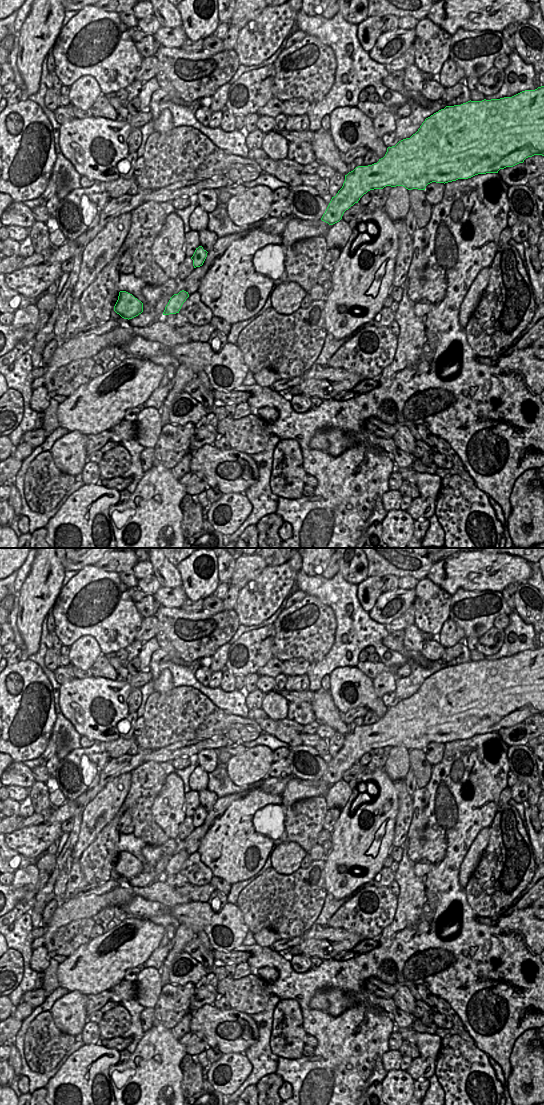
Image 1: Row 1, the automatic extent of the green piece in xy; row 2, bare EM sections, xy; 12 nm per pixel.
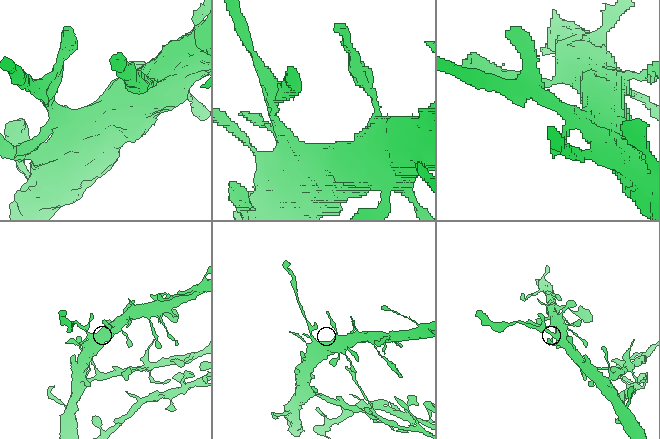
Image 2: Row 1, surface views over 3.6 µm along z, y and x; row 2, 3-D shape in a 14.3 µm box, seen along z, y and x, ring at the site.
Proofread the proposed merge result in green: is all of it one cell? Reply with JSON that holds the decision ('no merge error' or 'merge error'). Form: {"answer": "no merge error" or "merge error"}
{"answer": "merge error"}

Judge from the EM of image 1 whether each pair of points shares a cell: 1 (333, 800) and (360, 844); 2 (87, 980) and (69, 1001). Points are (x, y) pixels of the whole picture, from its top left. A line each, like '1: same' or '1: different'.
1: different
2: different

